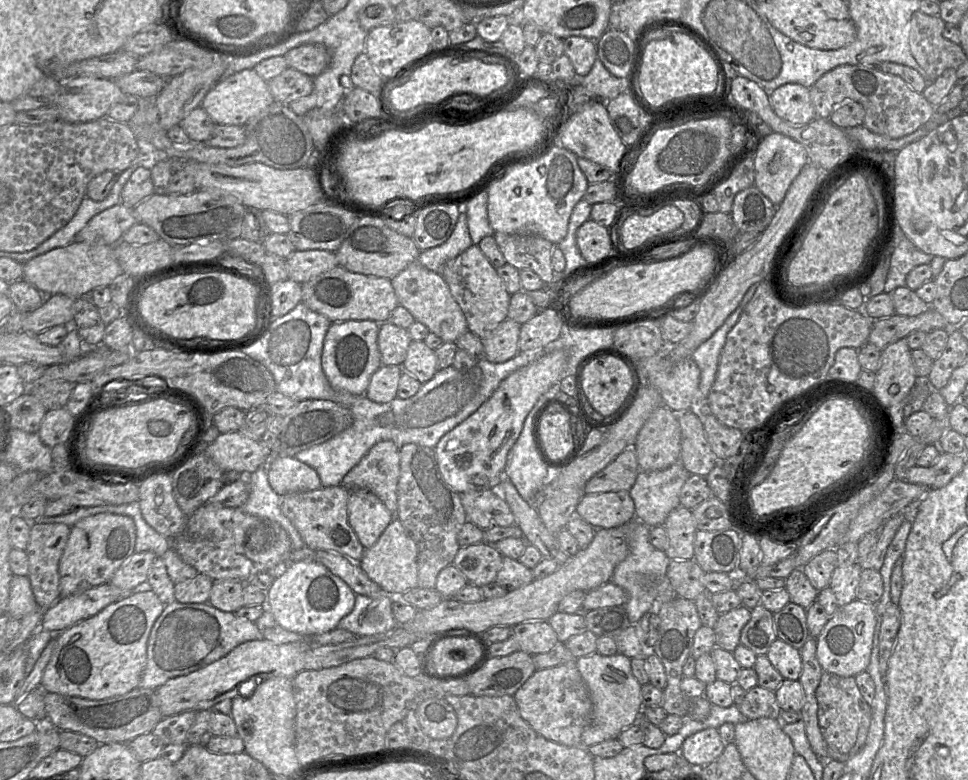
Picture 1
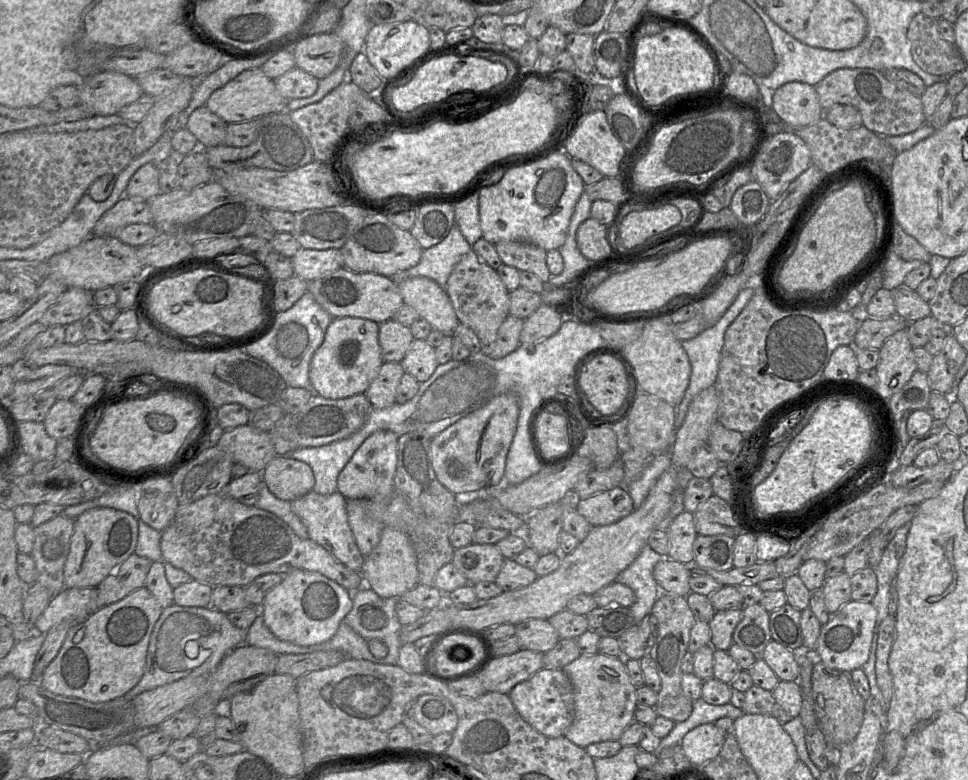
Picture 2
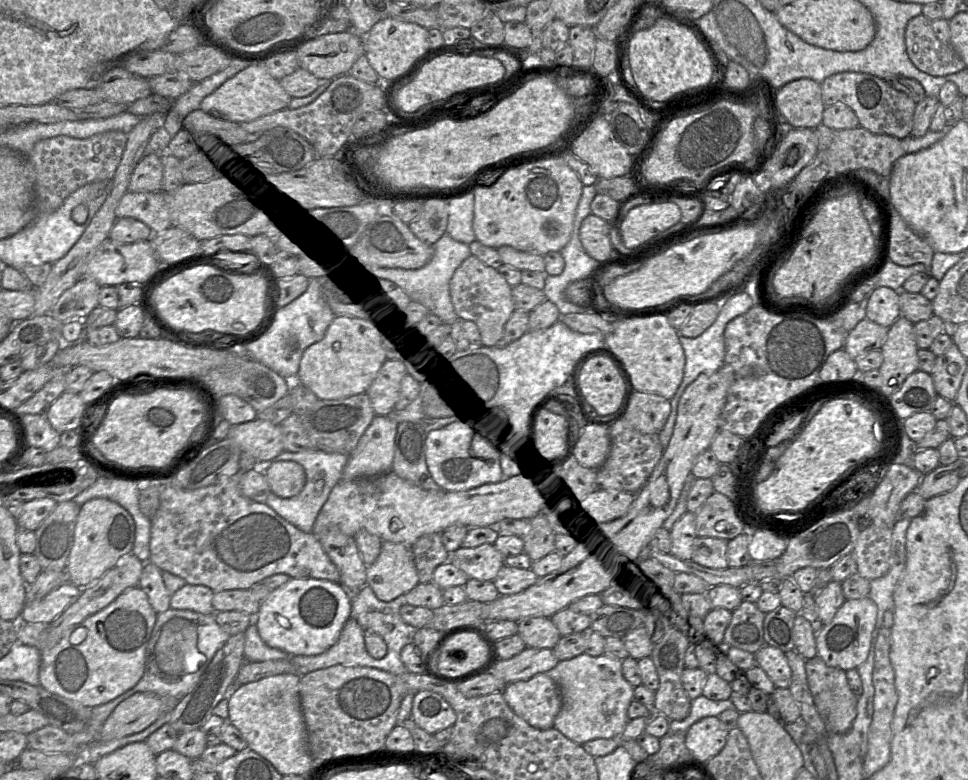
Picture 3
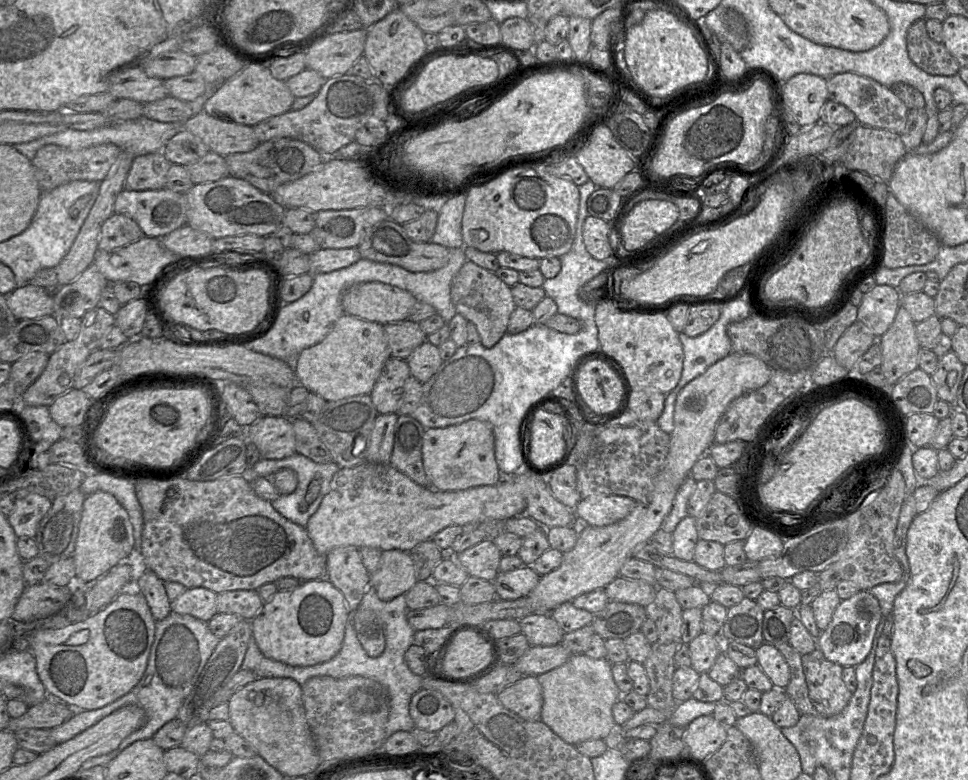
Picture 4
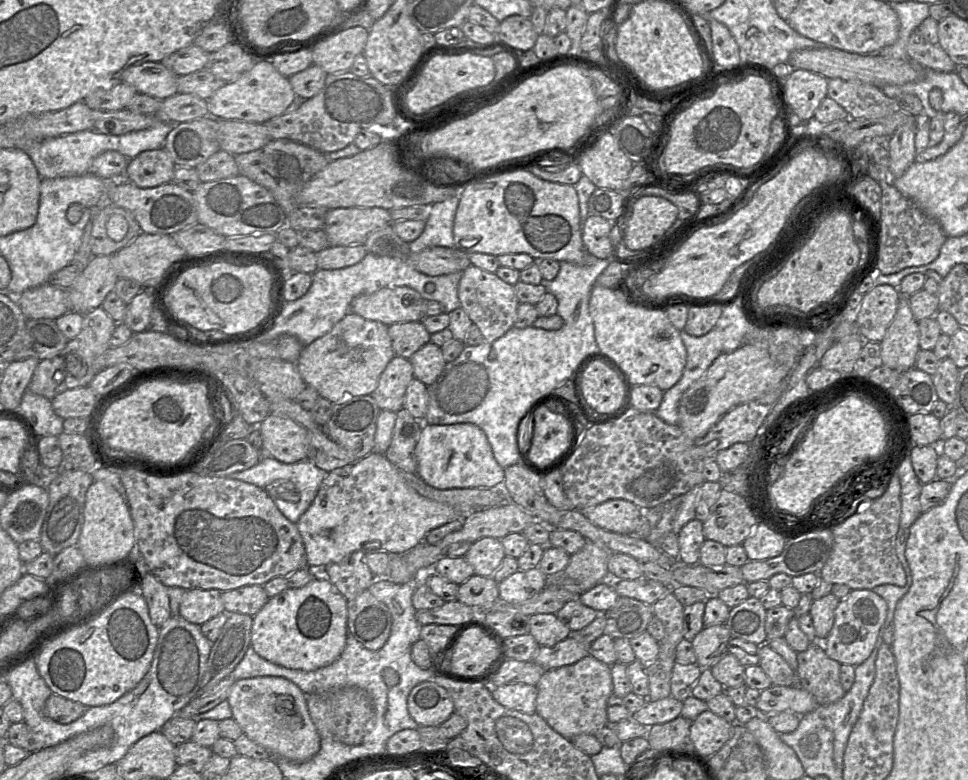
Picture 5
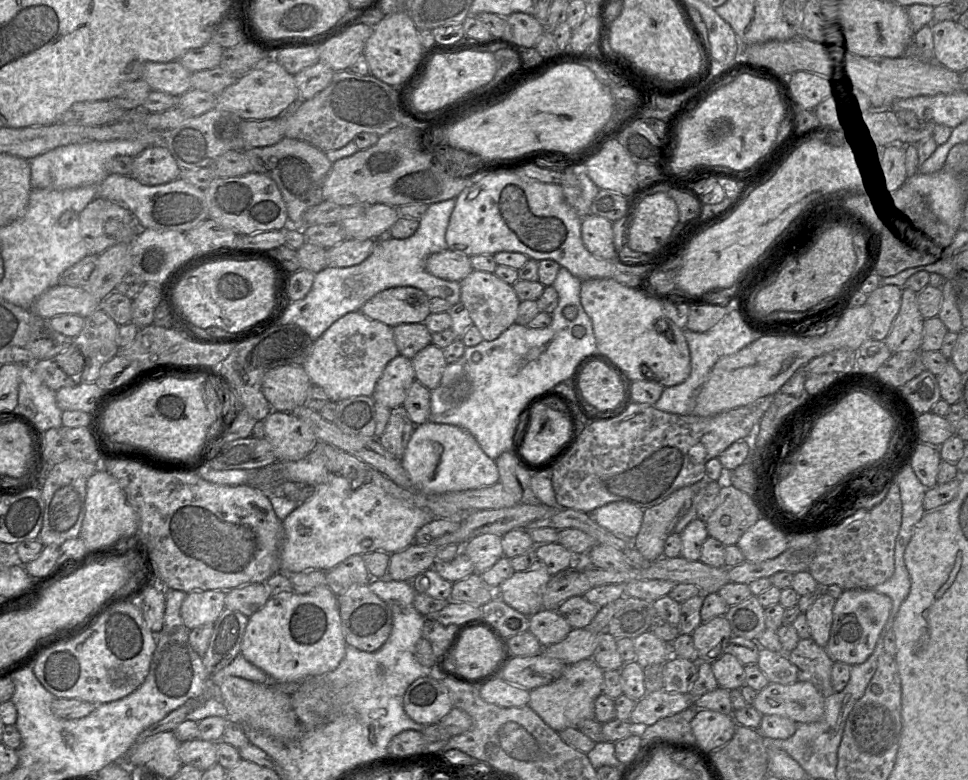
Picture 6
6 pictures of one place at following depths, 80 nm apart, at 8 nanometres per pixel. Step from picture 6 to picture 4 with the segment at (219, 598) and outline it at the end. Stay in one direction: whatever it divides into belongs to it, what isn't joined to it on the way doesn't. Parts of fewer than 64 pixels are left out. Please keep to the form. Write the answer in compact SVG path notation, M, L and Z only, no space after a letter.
M187 588L171 602L171 611L209 622L218 613L216 599L217 594L207 588Z

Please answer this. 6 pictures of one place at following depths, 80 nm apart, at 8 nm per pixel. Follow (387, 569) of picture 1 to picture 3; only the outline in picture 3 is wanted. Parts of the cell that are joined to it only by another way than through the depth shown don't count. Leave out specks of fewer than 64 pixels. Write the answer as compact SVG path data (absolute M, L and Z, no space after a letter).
M382 542L378 558L366 567L366 585L380 601L392 601L419 583L410 547Z

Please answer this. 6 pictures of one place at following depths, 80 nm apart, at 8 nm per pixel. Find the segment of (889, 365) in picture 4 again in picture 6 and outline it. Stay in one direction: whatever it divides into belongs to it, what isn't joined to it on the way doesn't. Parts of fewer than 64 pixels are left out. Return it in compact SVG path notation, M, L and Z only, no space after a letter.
M902 288L900 310L884 340L892 354L920 350L923 320L917 307L917 293Z

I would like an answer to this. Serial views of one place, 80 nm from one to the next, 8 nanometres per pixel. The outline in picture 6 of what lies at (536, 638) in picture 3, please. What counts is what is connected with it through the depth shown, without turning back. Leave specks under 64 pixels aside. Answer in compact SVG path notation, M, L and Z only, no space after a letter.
M542 609L529 617L529 631L542 647L559 643L571 630L570 624L557 610Z

